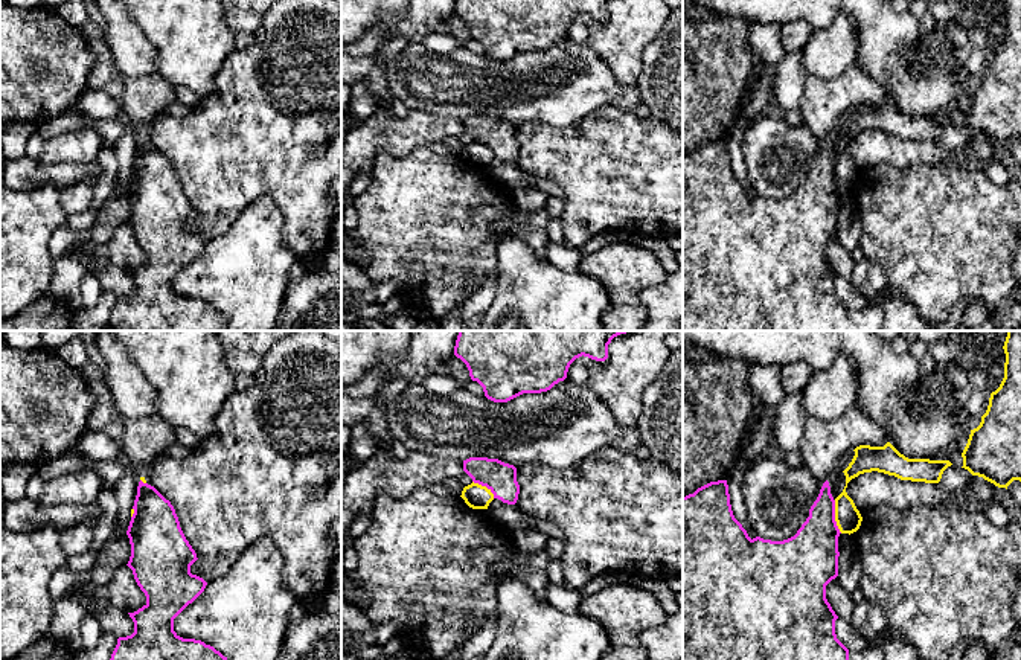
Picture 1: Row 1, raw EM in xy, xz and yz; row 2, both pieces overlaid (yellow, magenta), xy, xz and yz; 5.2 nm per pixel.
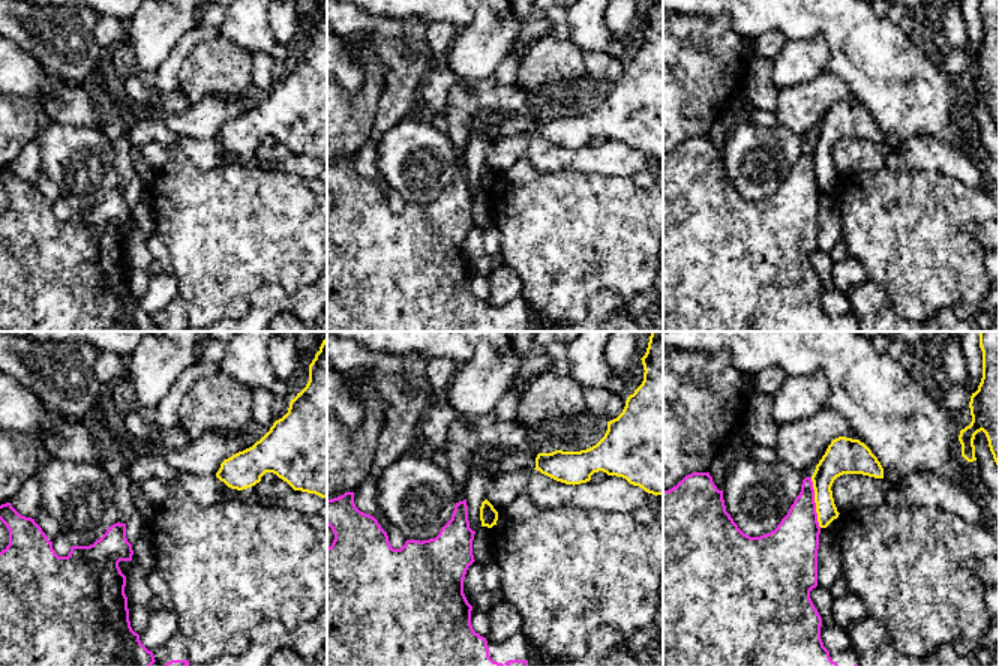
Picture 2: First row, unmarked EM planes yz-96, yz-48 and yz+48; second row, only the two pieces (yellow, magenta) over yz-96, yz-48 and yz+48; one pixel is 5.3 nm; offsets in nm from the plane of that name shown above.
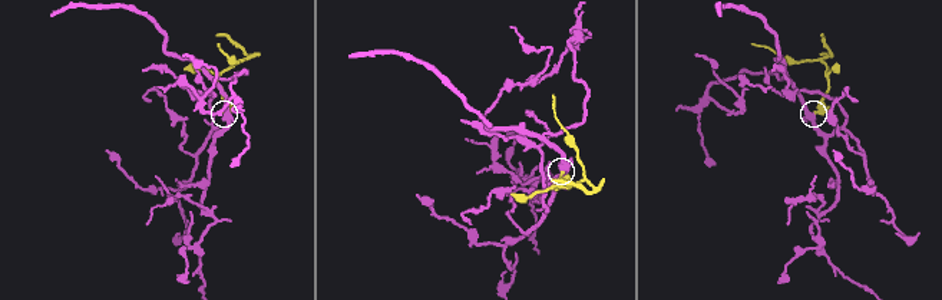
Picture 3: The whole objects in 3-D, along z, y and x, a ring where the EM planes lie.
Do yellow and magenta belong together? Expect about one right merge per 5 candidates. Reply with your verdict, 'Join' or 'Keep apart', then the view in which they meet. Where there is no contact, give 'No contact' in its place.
Keep apart. Touches yellow in yz

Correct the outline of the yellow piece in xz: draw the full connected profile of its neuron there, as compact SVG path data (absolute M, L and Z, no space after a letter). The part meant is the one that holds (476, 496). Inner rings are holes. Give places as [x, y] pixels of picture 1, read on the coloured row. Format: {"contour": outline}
{"contour": "M474 482L463 488L460 497L472 509L488 509L489 503L494 500L491 489Z"}

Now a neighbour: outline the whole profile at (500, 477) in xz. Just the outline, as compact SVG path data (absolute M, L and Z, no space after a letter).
M469 457L463 460L463 471L474 483L486 486L494 498L507 505L515 505L520 494L517 468L498 459Z

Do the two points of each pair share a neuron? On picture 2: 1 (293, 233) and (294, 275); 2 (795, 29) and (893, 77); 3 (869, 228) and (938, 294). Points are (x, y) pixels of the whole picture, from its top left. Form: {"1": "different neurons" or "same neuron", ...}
{"1": "same neuron", "2": "same neuron", "3": "same neuron"}

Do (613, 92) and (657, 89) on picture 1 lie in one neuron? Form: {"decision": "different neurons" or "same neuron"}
{"decision": "different neurons"}

